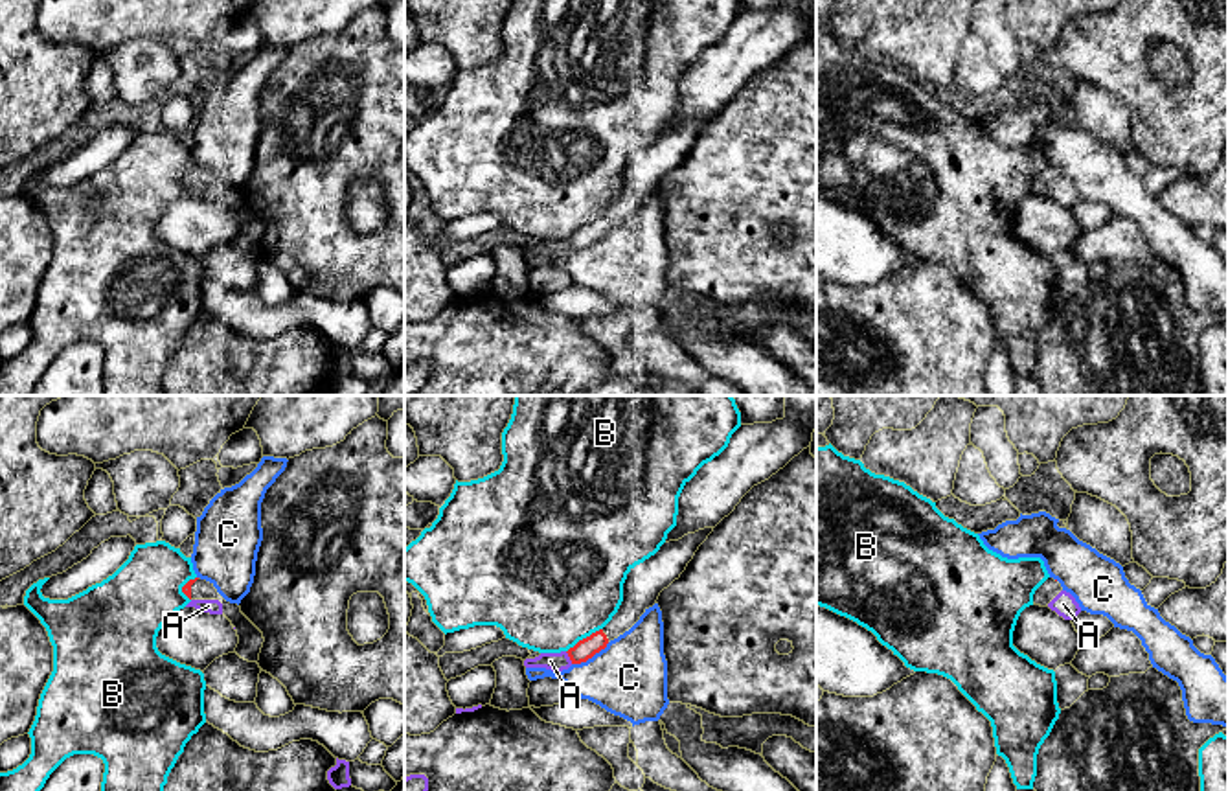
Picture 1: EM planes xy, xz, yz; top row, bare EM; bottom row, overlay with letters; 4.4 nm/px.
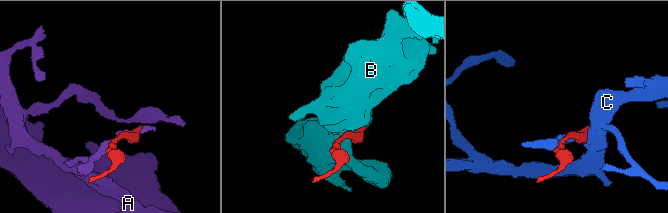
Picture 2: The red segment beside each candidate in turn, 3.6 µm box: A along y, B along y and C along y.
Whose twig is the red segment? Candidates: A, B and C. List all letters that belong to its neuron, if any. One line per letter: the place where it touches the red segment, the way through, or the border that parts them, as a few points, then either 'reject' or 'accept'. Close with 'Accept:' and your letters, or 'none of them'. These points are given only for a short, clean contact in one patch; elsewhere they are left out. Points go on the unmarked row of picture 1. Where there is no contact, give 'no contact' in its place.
A: contact xz (568, 243); border xz (565, 240), (572, 251); reject
B: contact xz (583, 227); border xz (602, 216), (579, 227), (567, 240); reject
C: contact xz (591, 245); reject
Accept: none of them

